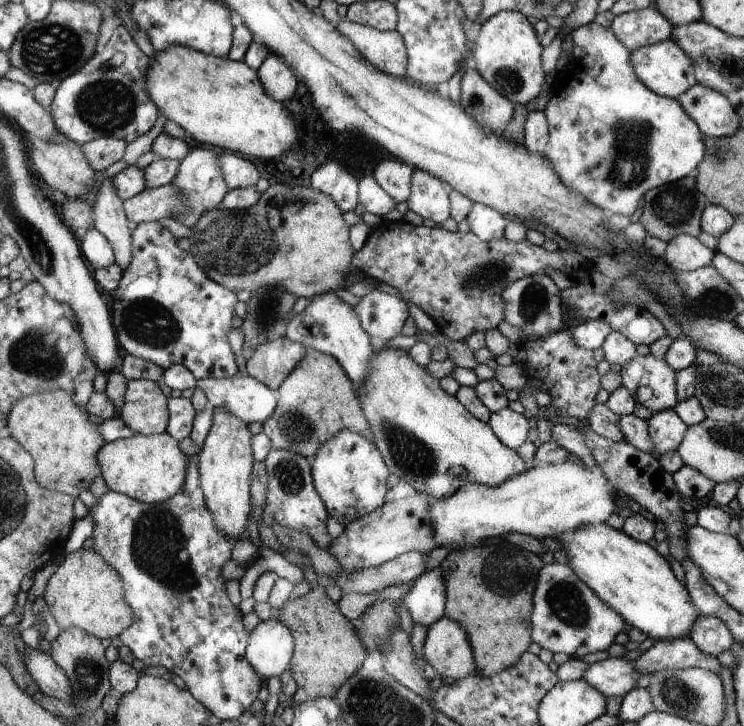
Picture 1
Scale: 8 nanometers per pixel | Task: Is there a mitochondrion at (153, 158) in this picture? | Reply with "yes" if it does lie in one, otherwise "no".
no

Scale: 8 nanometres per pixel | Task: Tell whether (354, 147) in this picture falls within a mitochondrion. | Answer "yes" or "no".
no

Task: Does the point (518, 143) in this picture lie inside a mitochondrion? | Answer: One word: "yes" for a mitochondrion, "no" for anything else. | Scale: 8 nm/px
no

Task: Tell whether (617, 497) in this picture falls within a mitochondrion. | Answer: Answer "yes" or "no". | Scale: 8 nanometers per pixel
no

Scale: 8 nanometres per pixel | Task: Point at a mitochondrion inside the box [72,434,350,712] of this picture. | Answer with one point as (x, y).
(157, 541)

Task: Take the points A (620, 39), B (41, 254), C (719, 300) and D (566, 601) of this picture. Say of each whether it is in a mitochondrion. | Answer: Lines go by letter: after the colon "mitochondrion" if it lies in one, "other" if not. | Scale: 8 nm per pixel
A: other
B: mitochondrion
C: mitochondrion
D: mitochondrion

